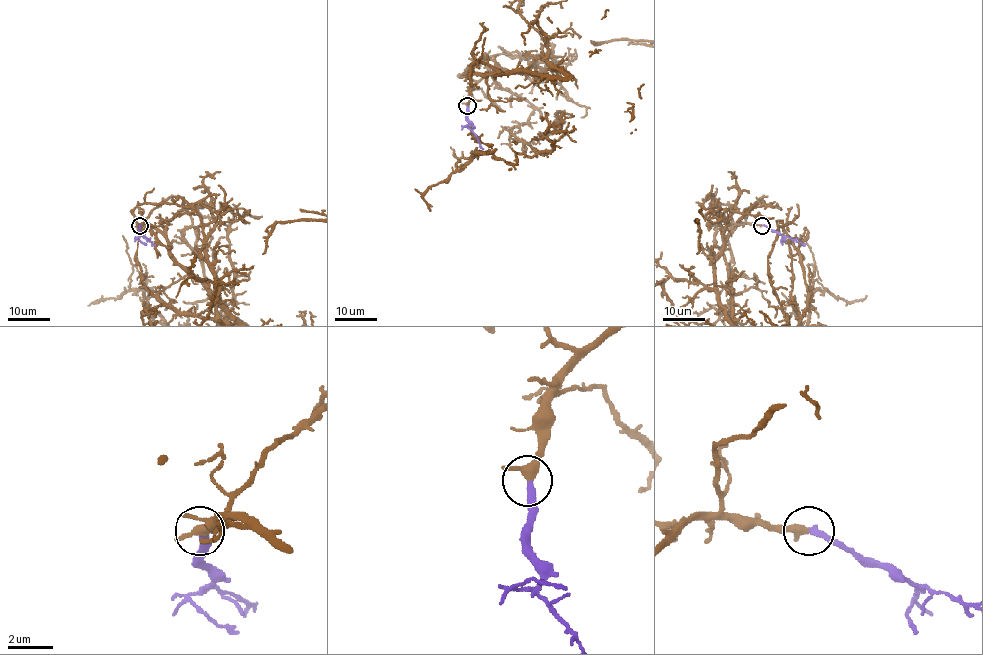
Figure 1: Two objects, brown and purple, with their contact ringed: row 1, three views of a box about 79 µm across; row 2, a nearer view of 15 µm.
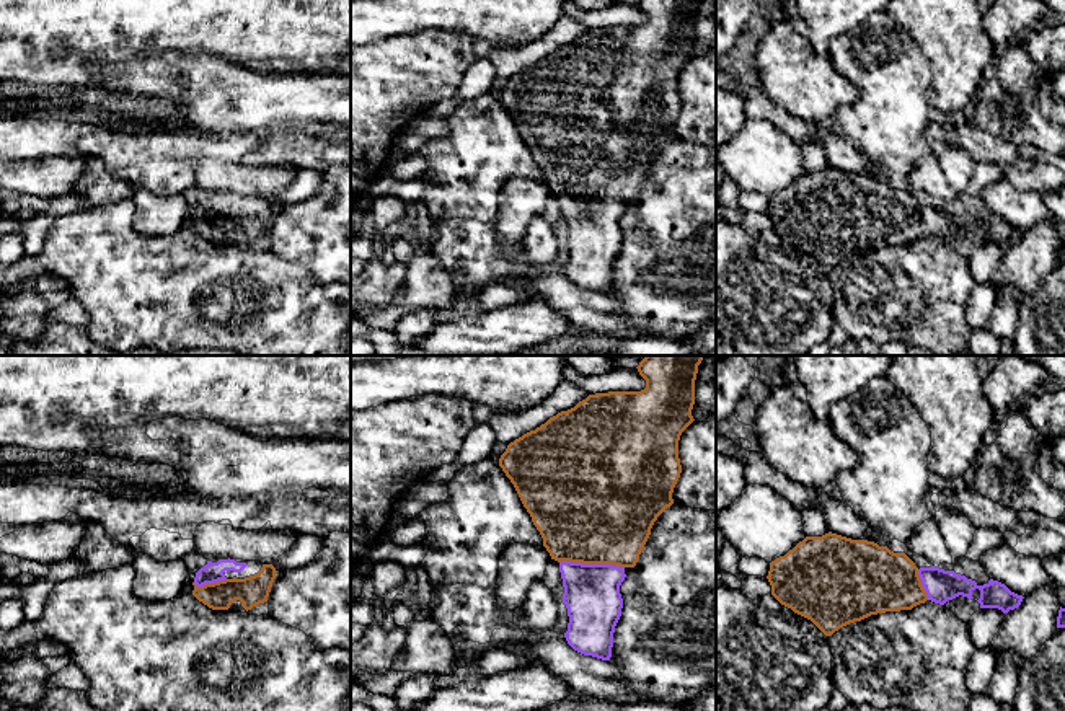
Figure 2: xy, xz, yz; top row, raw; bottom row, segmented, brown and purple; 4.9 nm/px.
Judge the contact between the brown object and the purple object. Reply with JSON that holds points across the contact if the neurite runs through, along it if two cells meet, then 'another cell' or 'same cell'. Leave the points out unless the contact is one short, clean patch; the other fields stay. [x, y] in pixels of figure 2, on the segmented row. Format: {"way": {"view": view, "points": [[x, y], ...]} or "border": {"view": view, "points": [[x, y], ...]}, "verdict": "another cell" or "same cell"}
{"way": {"view": "xz", "points": [[594, 512], [592, 563], [592, 597]]}, "verdict": "same cell"}

